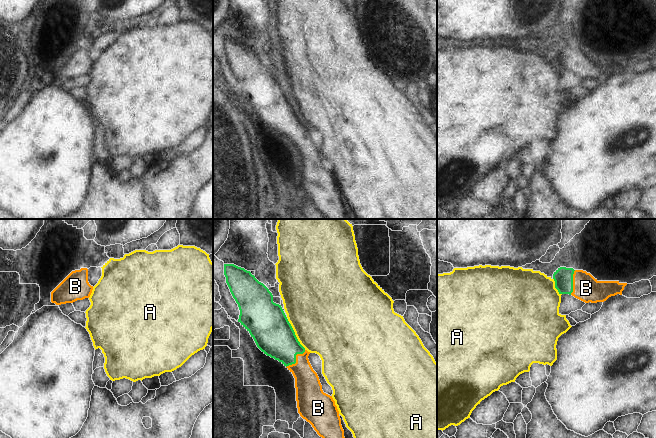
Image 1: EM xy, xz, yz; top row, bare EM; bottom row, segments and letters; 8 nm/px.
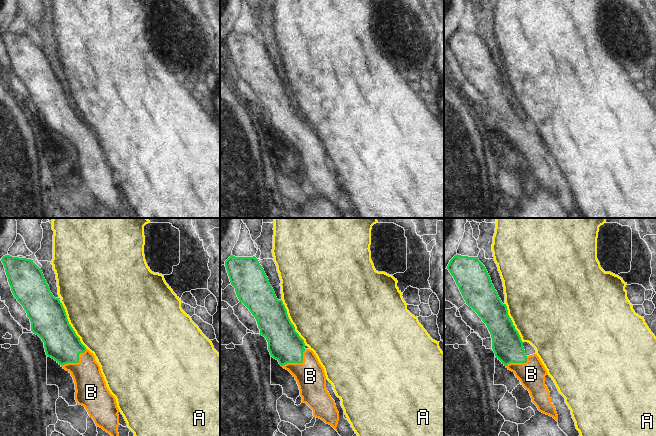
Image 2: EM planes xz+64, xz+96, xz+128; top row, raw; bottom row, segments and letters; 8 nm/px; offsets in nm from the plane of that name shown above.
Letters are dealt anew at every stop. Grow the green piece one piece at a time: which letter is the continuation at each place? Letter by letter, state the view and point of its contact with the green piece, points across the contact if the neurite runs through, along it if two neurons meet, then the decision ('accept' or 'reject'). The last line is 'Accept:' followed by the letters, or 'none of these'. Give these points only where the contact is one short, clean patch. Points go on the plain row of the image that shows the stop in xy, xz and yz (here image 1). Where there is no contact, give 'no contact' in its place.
A: contact xz (295, 112); reject
B: contact xz (295, 135); way xz (274, 112), (295, 135), (306, 154), (308, 163); accept
Accept: B

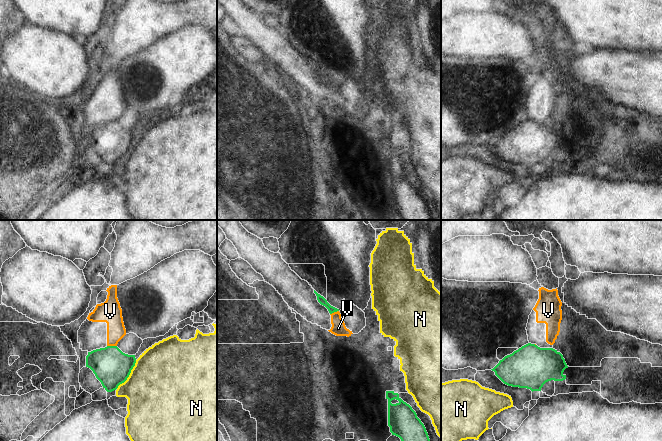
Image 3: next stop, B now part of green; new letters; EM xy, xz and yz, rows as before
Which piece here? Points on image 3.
N: contact xy (129, 150); reject
V: contact xy (112, 122); border xy (107, 121), (116, 122); reject
Accept: none of these

